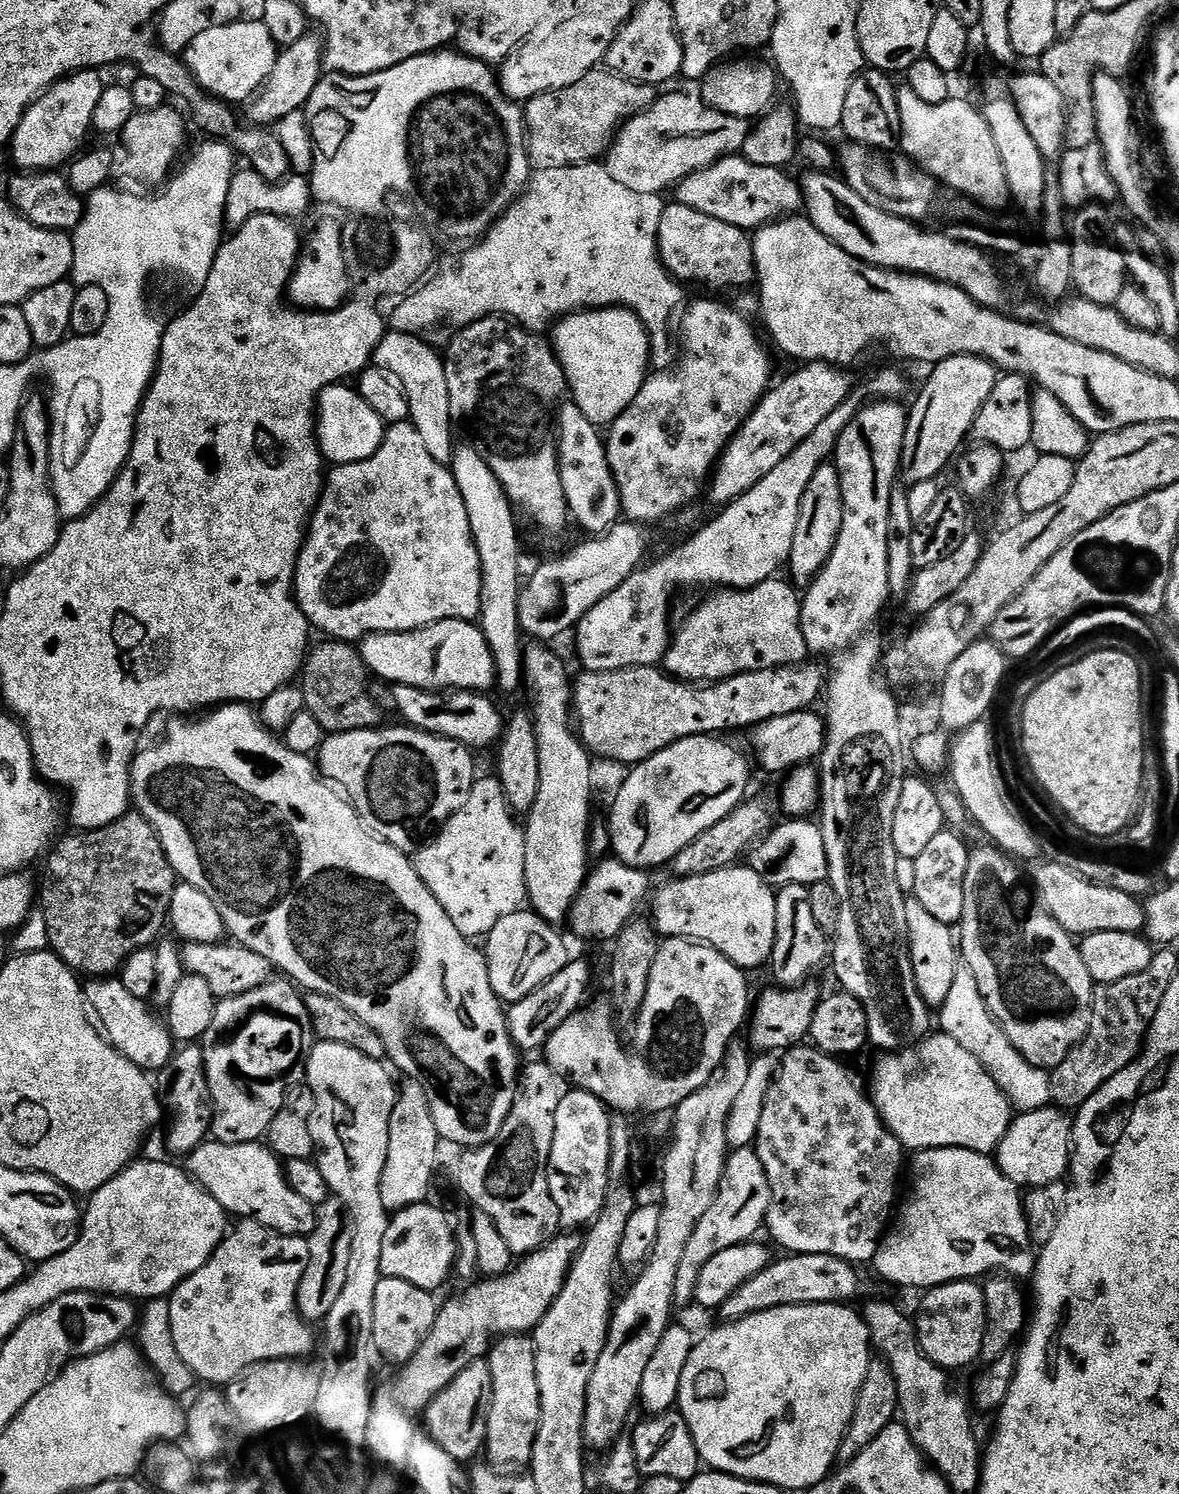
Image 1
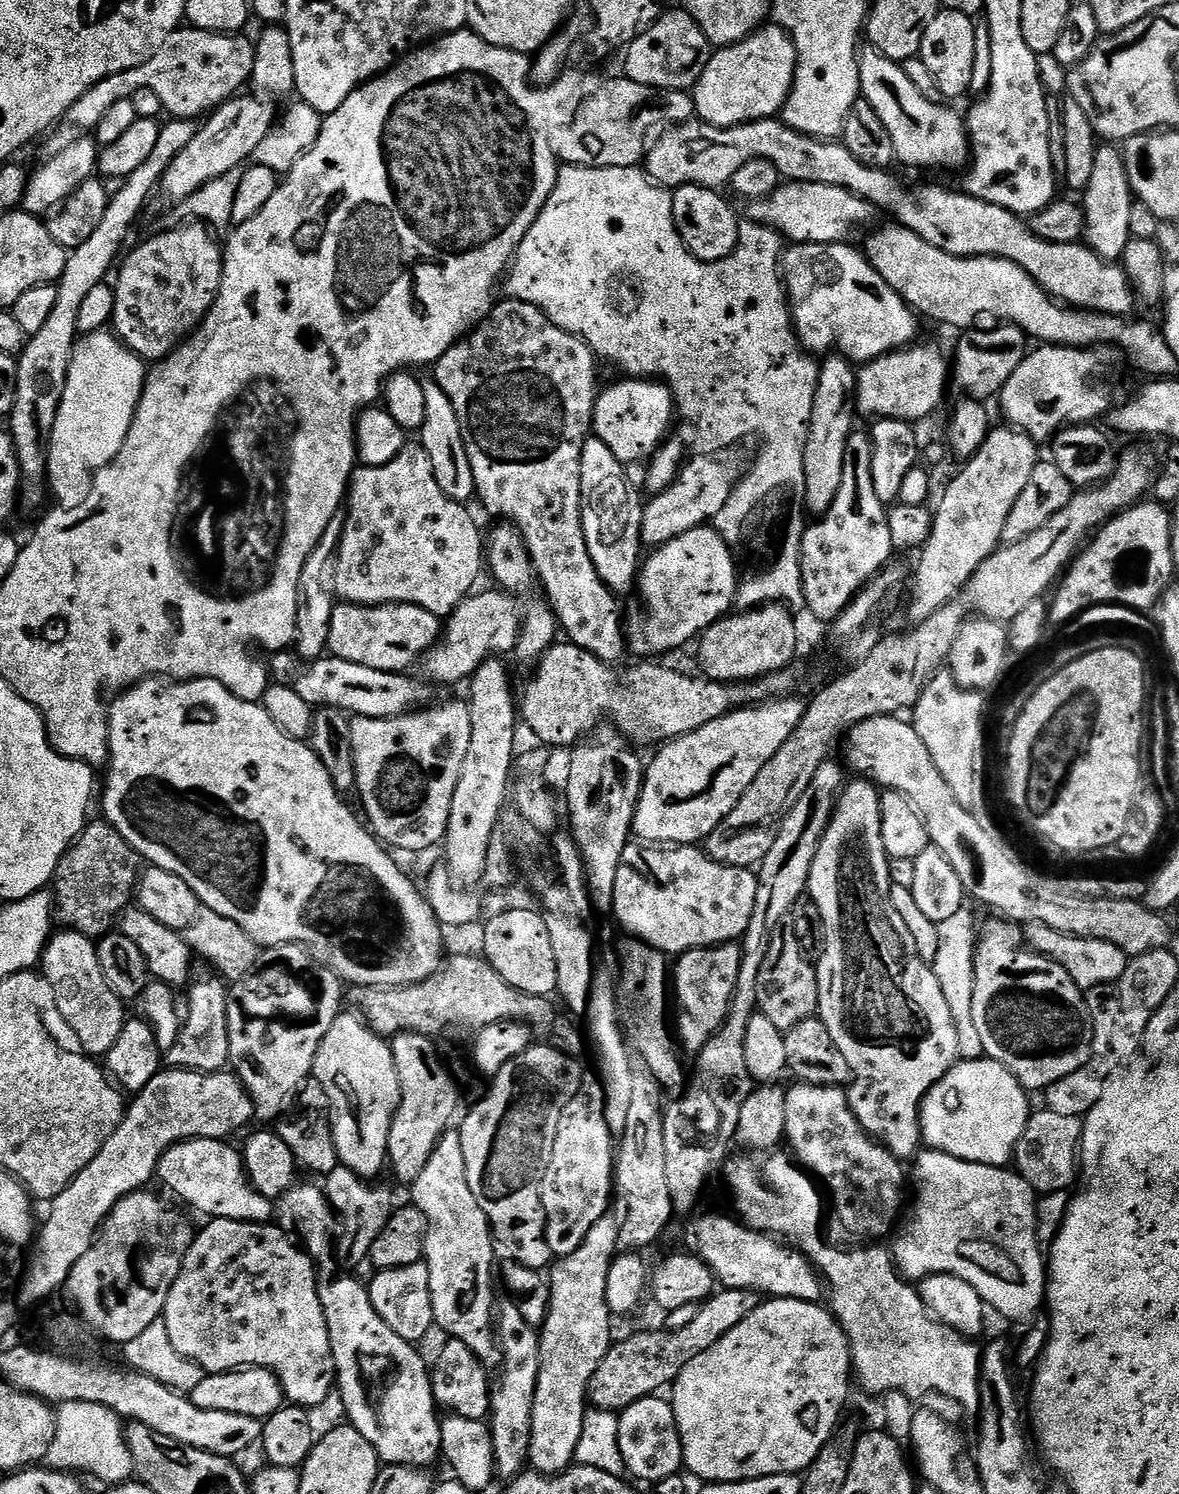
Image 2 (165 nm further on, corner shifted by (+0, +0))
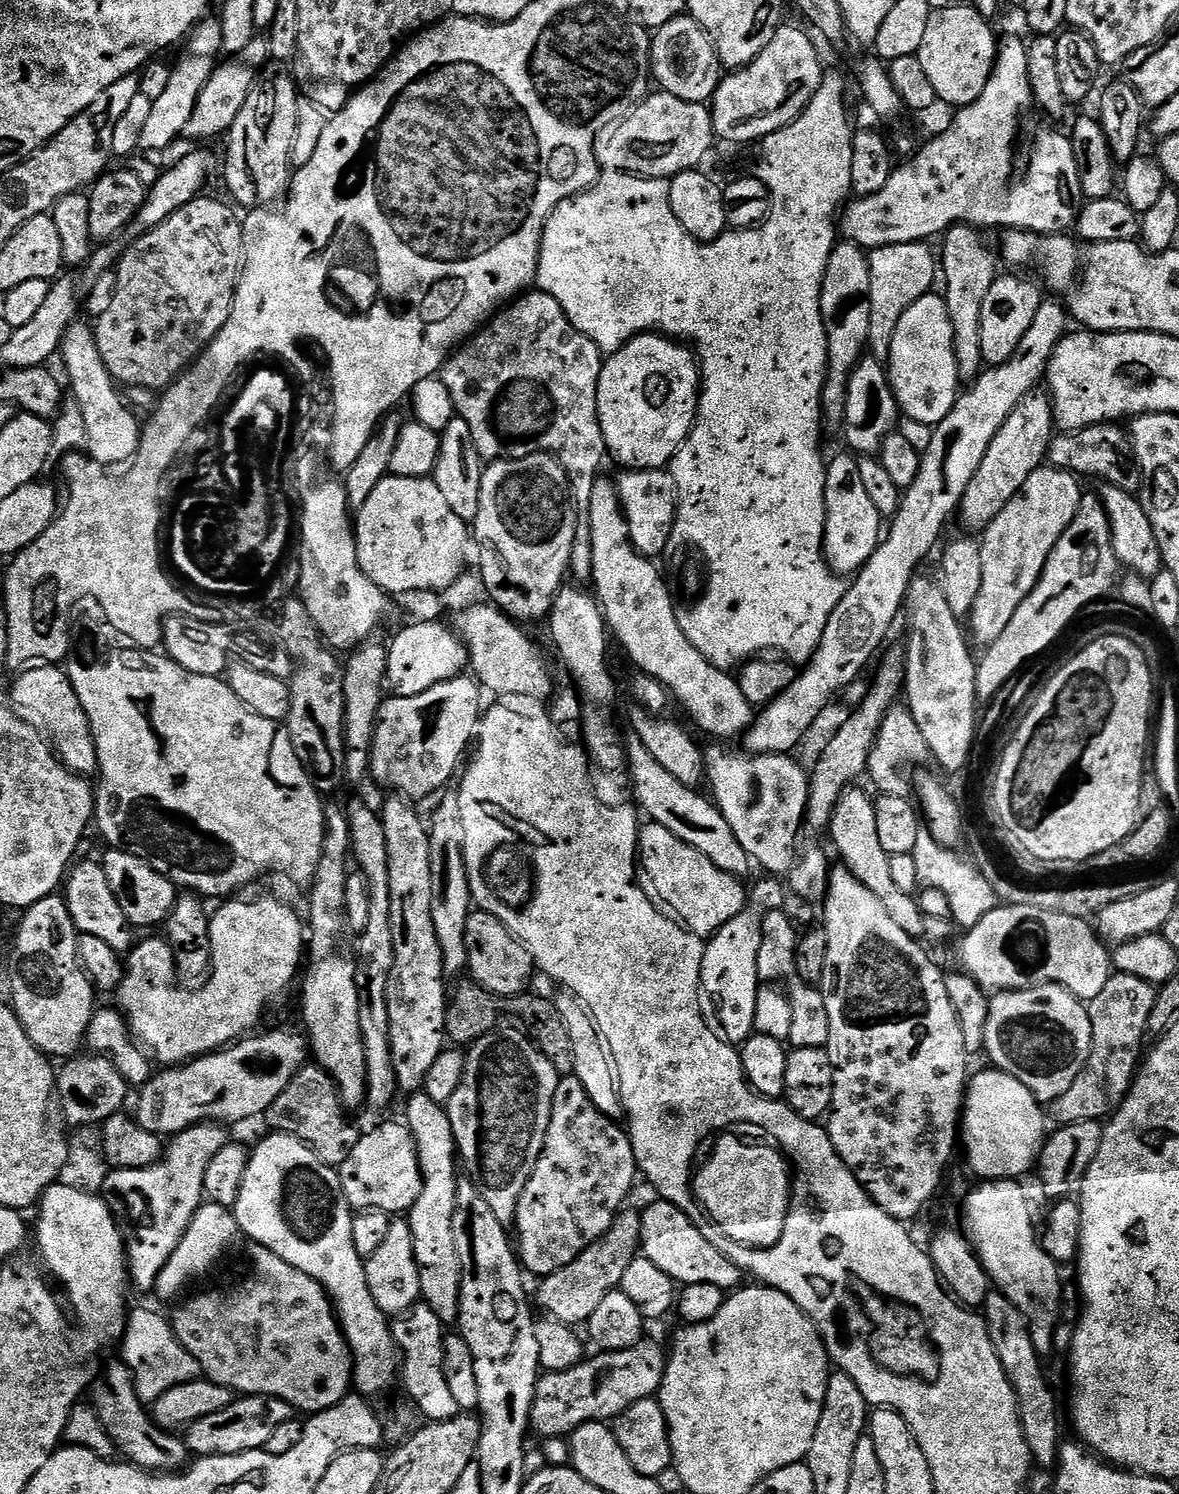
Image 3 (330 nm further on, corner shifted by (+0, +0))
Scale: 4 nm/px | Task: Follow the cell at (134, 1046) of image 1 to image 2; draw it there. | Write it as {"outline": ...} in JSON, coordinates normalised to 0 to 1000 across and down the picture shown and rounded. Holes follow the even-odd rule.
{"outline":[[[48,623],[37,635],[36,653],[44,661],[46,675],[51,677],[52,681],[58,685],[59,689],[69,699],[65,699],[75,707],[91,707],[93,700],[100,697],[100,692],[103,692],[105,689],[107,672],[100,668],[100,665],[97,665],[97,663],[93,663],[87,652],[87,647],[83,647],[81,632],[69,624]]]}

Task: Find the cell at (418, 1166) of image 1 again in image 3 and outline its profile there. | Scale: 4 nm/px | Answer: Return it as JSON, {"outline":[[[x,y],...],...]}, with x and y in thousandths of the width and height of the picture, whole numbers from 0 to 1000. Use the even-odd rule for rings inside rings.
{"outline":[[[332,534],[321,541],[327,556],[327,572],[331,584],[331,622],[334,622],[334,647],[327,657],[327,677],[331,679],[331,705],[338,730],[357,730],[365,714],[372,711],[378,701],[378,681],[381,662],[377,662],[377,642],[372,625],[368,625],[368,612],[365,612],[364,555],[356,550],[350,539],[343,534]]]}

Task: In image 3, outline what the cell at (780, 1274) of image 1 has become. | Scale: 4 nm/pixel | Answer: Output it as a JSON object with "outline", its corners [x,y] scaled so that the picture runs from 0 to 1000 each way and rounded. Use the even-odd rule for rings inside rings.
{"outline":[[[547,896],[538,901],[531,901],[531,904],[506,904],[502,907],[479,918],[461,918],[455,924],[450,956],[458,963],[482,963],[495,953],[522,951],[538,938],[552,937],[559,932],[567,908],[564,900],[562,902],[558,898]]]}

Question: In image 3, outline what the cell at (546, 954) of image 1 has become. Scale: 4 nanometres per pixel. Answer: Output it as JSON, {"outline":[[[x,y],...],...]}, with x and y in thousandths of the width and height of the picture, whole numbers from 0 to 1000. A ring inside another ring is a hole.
{"outline":[[[402,609],[397,612],[395,617],[395,639],[397,639],[396,650],[403,658],[411,661],[411,664],[417,665],[422,668],[440,667],[445,663],[448,655],[453,651],[453,646],[448,640],[448,637],[440,632],[416,612]]]}

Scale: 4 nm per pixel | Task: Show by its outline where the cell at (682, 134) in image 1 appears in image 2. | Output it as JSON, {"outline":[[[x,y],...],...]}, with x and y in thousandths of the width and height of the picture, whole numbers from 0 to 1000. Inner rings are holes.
{"outline":[[[588,79],[583,83],[564,85],[552,94],[548,102],[548,114],[560,125],[567,127],[583,123],[611,127],[613,123],[614,125],[620,124],[624,114],[637,107],[656,108],[662,118],[668,122],[676,120],[714,124],[728,133],[738,135],[747,143],[754,142],[759,149],[771,153],[789,162],[789,165],[802,167],[802,170],[846,171],[860,175],[880,189],[885,195],[902,204],[954,213],[961,211],[960,205],[964,205],[960,189],[957,188],[953,179],[947,175],[938,175],[919,163],[887,162],[878,158],[874,152],[861,142],[833,135],[817,127],[807,129],[794,123],[769,126],[759,118],[759,114],[739,112],[728,108],[728,106],[718,100],[716,96],[675,88],[658,79],[640,80],[621,86],[610,86]]]}

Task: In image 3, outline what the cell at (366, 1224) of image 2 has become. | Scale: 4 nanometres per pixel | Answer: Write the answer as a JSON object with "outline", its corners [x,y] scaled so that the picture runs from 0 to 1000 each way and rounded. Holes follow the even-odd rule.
{"outline":[[[345,752],[322,752],[320,755],[310,757],[306,760],[304,767],[300,767],[297,775],[290,778],[287,782],[290,791],[290,799],[293,799],[293,805],[303,812],[327,811],[330,813],[343,813],[355,805],[355,799],[358,798],[358,786],[353,772],[353,764],[346,757]]]}

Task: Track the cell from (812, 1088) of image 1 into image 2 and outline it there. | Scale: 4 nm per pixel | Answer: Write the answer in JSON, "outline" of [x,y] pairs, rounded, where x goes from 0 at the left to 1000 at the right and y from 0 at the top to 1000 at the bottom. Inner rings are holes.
{"outline":[[[681,724],[673,726],[665,732],[665,763],[673,768],[674,776],[693,790],[698,793],[699,790],[698,795],[709,800],[709,817],[713,823],[723,827],[726,831],[736,831],[739,827],[756,825],[763,811],[768,780],[731,756],[728,748],[724,748],[724,743],[721,743],[719,732],[715,728]]]}

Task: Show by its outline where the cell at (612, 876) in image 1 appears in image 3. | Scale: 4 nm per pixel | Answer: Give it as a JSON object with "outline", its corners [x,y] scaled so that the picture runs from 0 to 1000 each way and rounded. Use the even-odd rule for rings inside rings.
{"outline":[[[547,551],[543,555],[543,567],[541,568],[541,581],[545,584],[545,594],[561,608],[566,609],[584,623],[595,628],[603,628],[607,623],[619,614],[626,614],[626,612],[634,604],[634,597],[630,594],[628,587],[616,585],[616,582],[609,582],[599,572],[592,572],[589,566],[582,566],[578,561],[568,558],[565,553],[561,552]]]}

